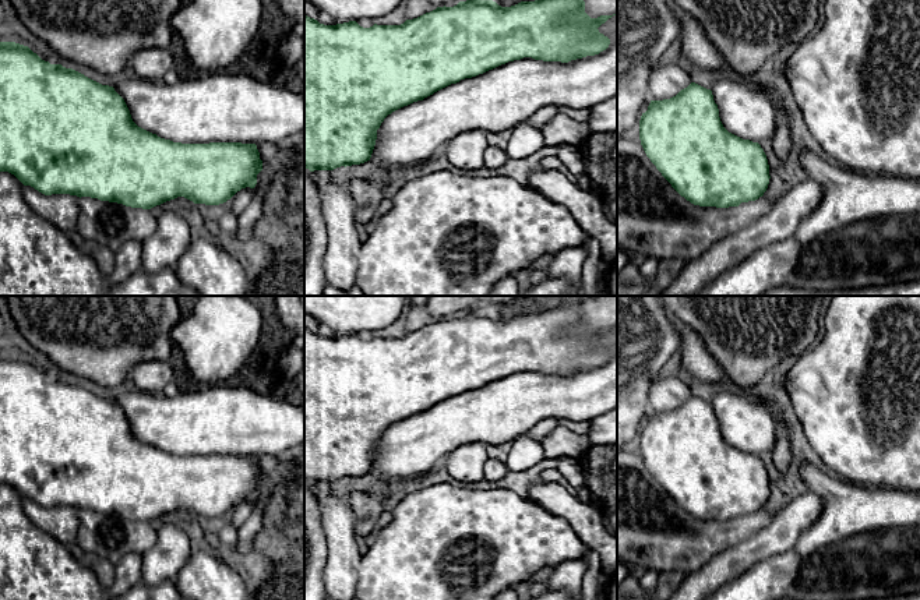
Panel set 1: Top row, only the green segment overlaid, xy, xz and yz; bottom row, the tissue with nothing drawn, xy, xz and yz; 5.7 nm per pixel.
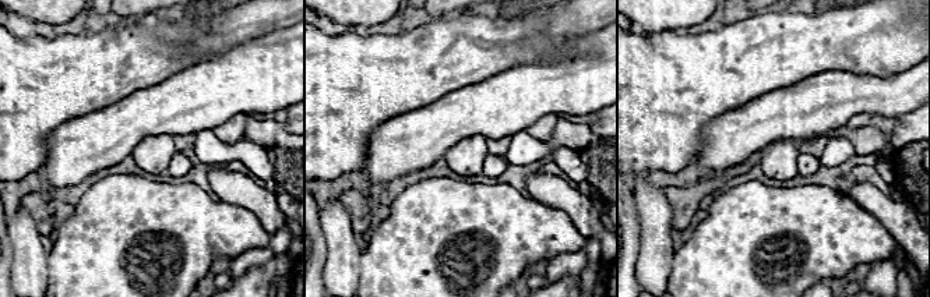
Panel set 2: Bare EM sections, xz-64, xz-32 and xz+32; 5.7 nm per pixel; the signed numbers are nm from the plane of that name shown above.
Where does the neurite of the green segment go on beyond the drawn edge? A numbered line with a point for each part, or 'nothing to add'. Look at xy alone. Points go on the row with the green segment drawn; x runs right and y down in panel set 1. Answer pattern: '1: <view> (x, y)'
1: xy (219, 108)

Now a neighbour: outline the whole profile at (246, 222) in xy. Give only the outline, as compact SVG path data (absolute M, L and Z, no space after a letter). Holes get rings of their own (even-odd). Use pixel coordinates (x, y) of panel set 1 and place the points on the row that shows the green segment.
M260 172L257 174L257 184L253 188L253 198L250 205L243 211L242 215L237 216L237 229L236 234L242 241L248 241L255 239L254 236L254 226L260 220L264 209L264 188L268 183L267 176Z

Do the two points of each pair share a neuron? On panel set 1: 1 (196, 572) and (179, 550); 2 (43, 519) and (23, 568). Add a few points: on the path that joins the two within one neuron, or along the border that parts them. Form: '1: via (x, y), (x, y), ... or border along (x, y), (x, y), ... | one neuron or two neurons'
1: border along (196, 546), (173, 582) | two neurons
2: border along (23, 500), (25, 514), (67, 547) | two neurons

